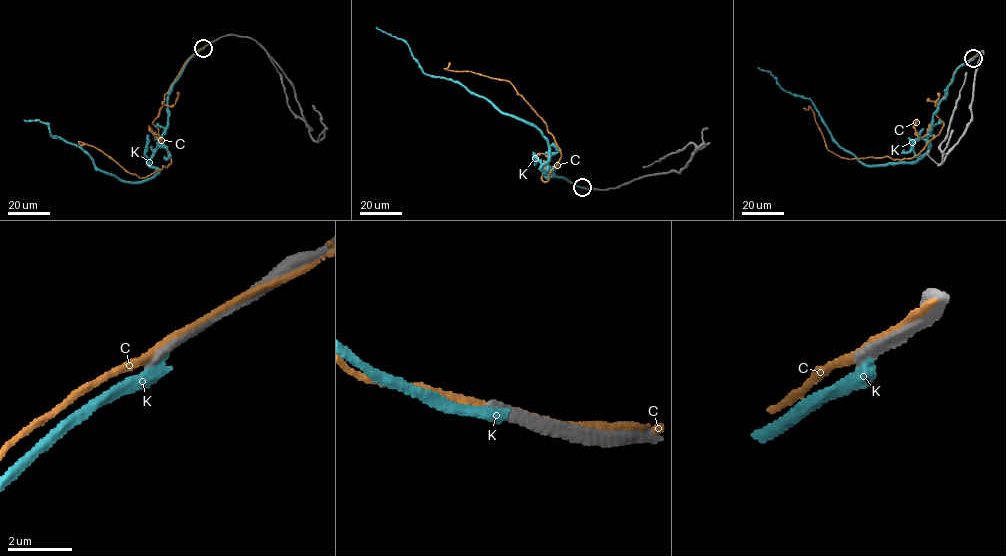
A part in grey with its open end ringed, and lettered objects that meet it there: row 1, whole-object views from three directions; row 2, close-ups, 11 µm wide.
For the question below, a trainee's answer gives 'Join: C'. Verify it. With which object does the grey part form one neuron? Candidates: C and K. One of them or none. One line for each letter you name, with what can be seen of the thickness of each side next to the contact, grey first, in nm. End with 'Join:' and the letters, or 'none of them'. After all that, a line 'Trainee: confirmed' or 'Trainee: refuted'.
Join: none of them
Trainee: refuted

